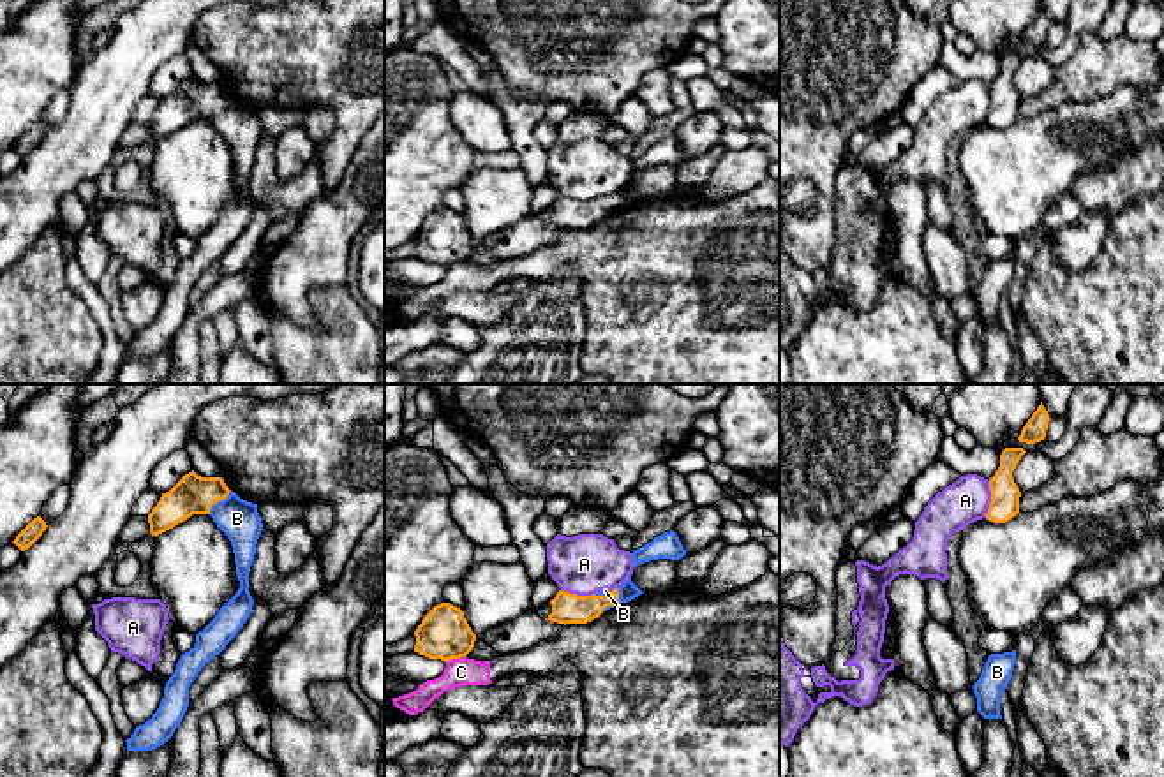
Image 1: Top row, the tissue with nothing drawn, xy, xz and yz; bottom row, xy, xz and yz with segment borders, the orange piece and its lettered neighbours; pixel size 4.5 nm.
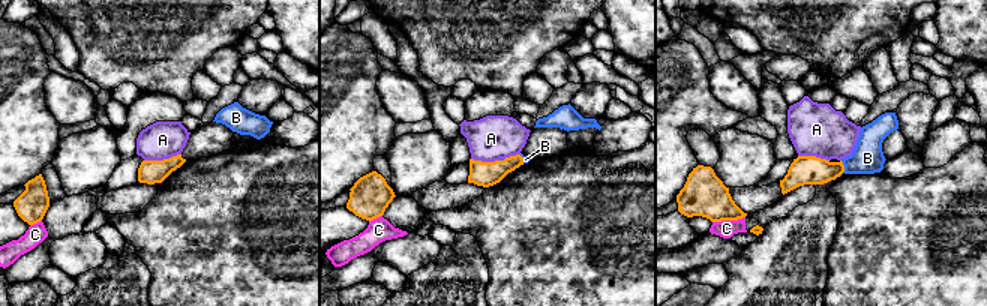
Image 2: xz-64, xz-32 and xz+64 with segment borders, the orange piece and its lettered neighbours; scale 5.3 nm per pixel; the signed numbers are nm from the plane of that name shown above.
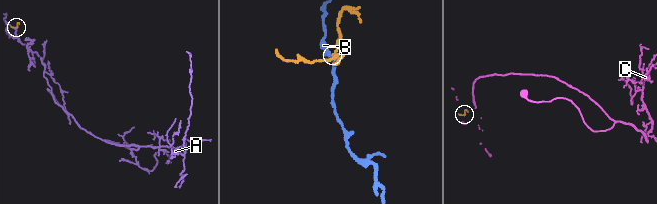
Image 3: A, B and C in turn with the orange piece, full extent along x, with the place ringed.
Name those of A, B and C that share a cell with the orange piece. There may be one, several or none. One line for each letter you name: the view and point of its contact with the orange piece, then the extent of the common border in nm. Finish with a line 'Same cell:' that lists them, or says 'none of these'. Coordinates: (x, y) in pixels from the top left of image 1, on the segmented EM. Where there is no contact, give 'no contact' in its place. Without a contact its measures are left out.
B: meets orange in xy at (217, 501); contact 150 nm long
Same cell: B

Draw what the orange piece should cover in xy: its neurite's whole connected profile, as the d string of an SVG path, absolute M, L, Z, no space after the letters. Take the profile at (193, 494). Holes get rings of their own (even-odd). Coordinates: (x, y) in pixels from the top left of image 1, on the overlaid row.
M192 470L162 493L148 514L150 534L157 537L192 514L210 514L231 541L240 588L196 634L196 645L182 654L175 673L166 682L157 712L145 724L136 726L125 740L127 752L157 749L173 736L187 712L190 684L201 668L226 648L252 613L249 573L263 530L257 504L240 499L222 477L201 477Z

